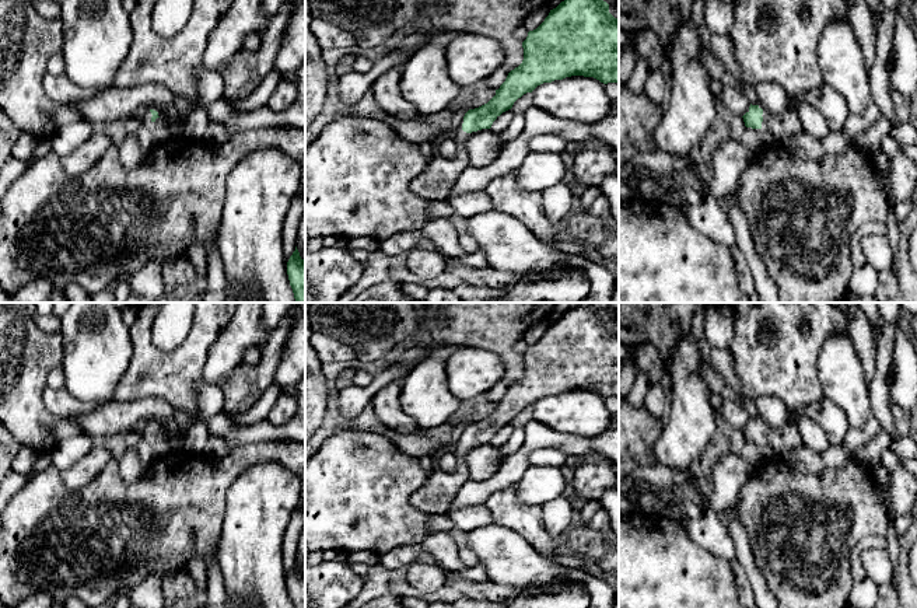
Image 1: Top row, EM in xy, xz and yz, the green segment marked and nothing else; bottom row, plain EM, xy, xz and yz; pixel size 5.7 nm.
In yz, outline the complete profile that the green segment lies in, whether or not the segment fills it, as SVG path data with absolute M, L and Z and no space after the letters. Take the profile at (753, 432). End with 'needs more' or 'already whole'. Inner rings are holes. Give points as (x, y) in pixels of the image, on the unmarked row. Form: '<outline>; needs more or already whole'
M750 417L749 424L742 431L746 441L766 443L777 457L784 460L787 460L795 448L805 445L795 423L778 431L764 426L759 419Z; needs more

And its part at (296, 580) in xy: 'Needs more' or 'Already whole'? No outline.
Already whole

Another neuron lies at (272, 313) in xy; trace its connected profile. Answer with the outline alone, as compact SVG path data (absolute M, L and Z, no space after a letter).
M262 303L262 322L269 332L273 332L286 315L295 307L295 303Z

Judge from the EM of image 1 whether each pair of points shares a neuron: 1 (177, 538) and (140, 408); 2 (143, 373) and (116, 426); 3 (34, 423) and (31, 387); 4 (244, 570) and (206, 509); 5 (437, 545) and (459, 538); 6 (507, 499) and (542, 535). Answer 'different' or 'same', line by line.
1: different
2: different
3: same
4: different
5: different
6: same

